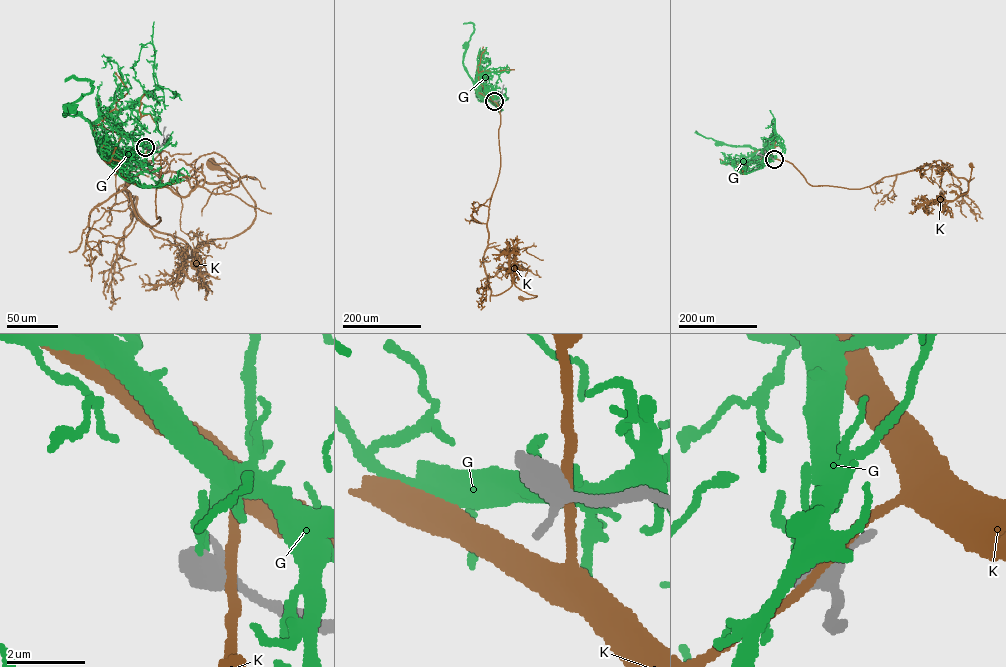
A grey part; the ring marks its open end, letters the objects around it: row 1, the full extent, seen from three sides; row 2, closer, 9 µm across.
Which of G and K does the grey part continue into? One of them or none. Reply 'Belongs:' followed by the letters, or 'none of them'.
Belongs: none of them

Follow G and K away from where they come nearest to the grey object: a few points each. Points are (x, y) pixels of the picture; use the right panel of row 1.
G: (773, 159), (769, 147), (755, 150), (717, 143)
K: (773, 159), (791, 162), (811, 185), (850, 189), (938, 166), (967, 181), (953, 200), (967, 192), (970, 165)

